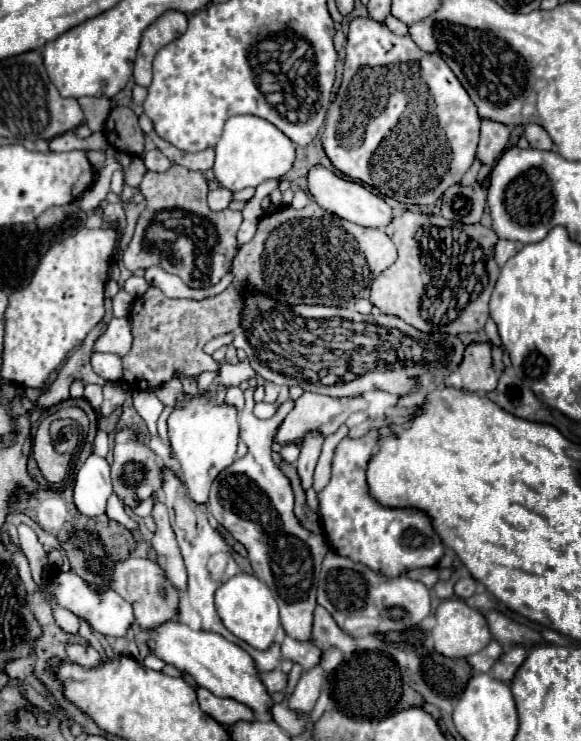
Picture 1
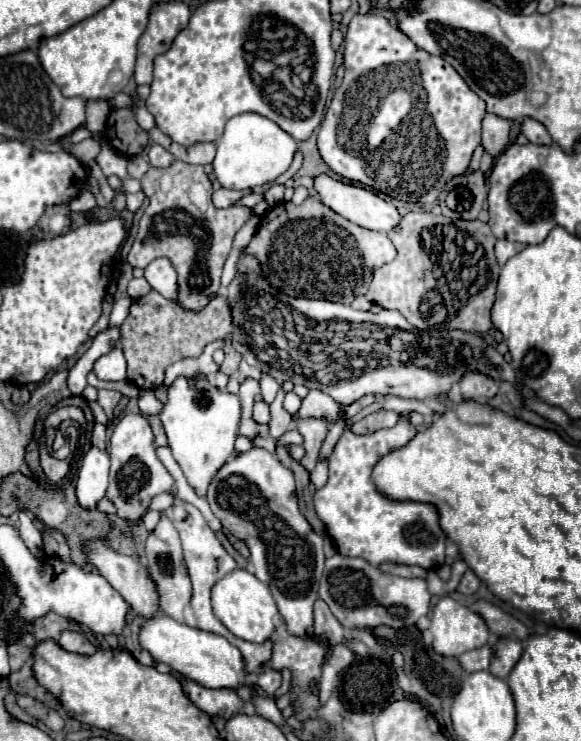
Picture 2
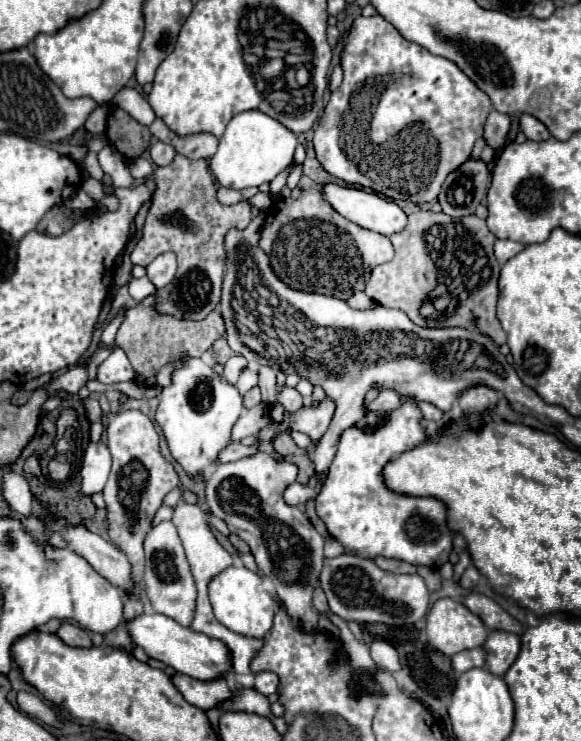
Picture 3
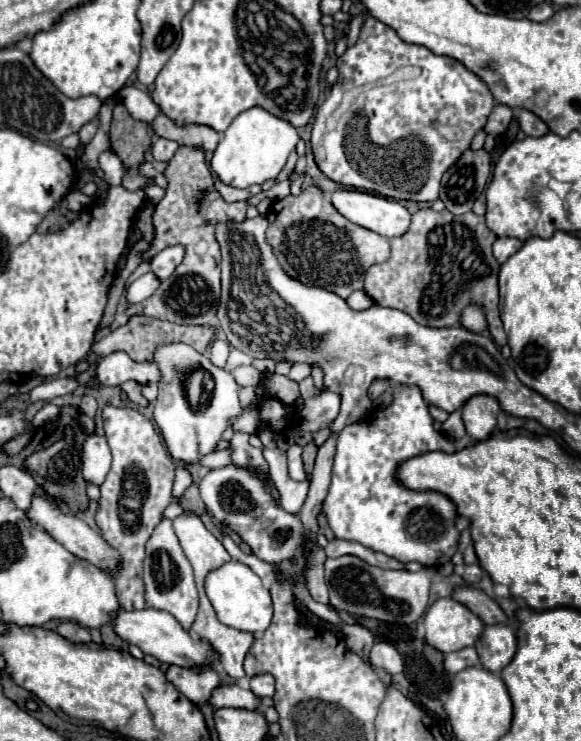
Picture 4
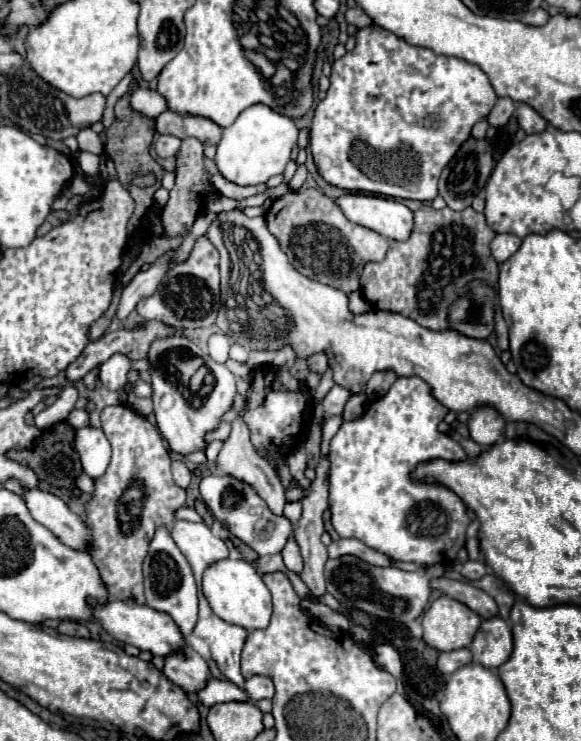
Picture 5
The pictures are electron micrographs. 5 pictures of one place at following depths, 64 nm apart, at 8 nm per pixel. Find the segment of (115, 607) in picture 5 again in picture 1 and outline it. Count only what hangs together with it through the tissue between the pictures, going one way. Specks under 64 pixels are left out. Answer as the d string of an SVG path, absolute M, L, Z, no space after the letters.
M168 620L150 630L148 648L162 662L176 666L178 670L190 674L198 686L208 688L216 696L232 696L242 704L256 710L260 716L264 712L264 704L272 704L266 686L260 680L256 668L252 668L252 658L240 646L228 642L224 636L204 630L190 630L180 620Z

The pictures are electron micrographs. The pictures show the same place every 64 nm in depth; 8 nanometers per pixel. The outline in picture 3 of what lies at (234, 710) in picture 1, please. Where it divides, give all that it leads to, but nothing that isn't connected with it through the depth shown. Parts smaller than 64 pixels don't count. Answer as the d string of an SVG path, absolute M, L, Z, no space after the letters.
M178 672L172 676L172 682L182 692L182 696L200 710L214 708L216 700L224 700L224 696L228 696L228 692L232 692L222 678L196 680L192 676Z

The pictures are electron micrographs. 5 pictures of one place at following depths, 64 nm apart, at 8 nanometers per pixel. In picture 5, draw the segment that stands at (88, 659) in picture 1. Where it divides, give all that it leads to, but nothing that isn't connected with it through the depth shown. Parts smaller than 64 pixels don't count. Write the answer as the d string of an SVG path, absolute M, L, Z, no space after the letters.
M62 620L60 626L58 626L58 630L60 630L62 634L76 636L76 638L88 638L88 636L90 636L90 632L88 632L88 628L86 628L84 624L72 622L72 620Z

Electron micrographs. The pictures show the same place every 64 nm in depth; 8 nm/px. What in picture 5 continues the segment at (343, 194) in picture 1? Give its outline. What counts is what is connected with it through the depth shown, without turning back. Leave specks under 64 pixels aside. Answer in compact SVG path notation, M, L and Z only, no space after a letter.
M344 194L336 200L344 216L360 226L366 226L388 240L404 242L410 238L414 214L396 198L370 194Z

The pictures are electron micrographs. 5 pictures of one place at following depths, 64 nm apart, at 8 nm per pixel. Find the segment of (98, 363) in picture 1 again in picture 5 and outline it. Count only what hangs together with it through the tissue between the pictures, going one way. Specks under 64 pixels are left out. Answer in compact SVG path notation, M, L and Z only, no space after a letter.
M114 354L112 358L108 358L106 362L102 362L100 366L100 382L108 388L108 390L120 390L126 384L126 374L130 368L138 368L142 374L142 380L150 380L150 372L148 372L148 360L128 360L128 356L124 354Z

